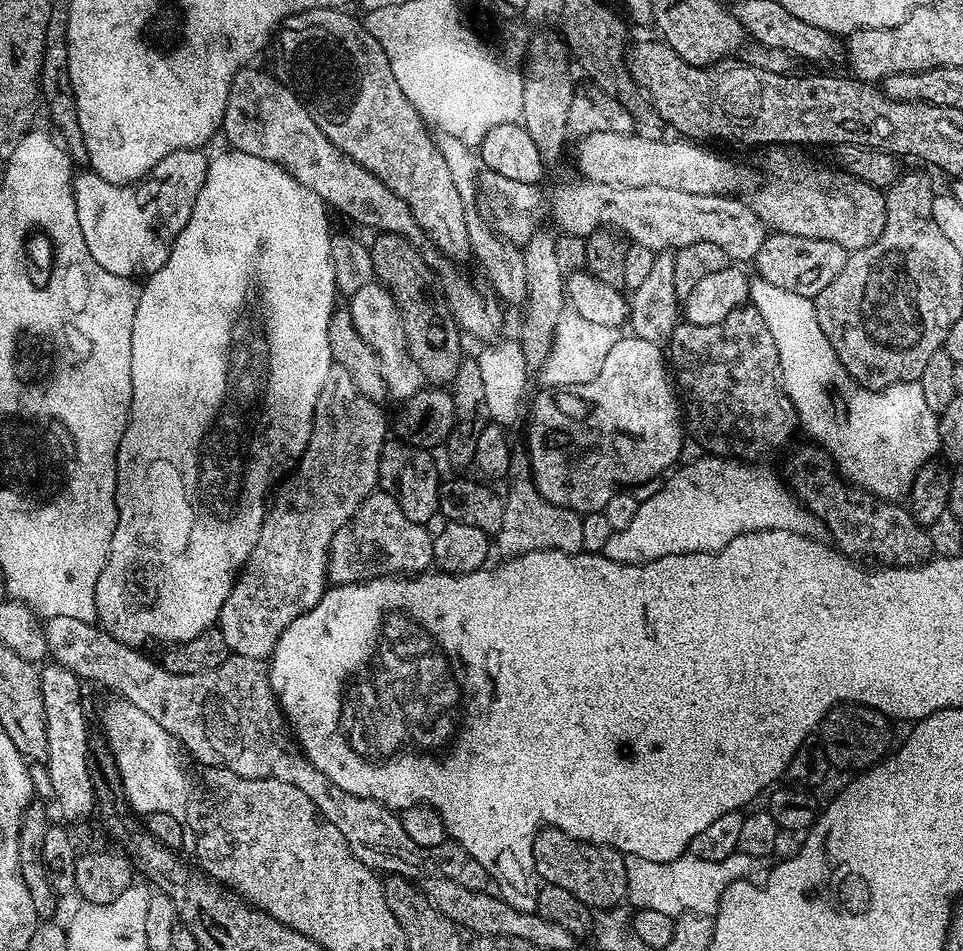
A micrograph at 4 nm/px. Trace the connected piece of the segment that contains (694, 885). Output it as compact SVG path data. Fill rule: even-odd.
M691 854L679 856L669 864L650 862L637 856L629 856L623 862L622 875L626 881L627 899L632 899L637 909L658 911L673 918L684 912L702 915L715 913L720 901L724 899L724 892L731 885L745 880L764 884L774 871L767 857L743 854L731 856L722 862L706 862Z

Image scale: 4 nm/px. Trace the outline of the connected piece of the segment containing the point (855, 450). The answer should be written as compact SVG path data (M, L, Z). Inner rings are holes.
M756 278L750 284L750 304L760 311L778 346L782 387L794 406L799 427L812 428L813 434L825 448L823 451L838 465L839 475L845 481L882 500L903 501L909 495L916 473L931 461L928 459L935 452L937 455L941 451L940 422L937 413L926 406L920 383L892 384L883 390L873 390L855 383L836 357L836 351L832 349L832 343L826 338L826 334L822 334L815 303L809 297L790 294L790 290L782 290L770 282ZM832 388L841 388L841 400L836 400Z

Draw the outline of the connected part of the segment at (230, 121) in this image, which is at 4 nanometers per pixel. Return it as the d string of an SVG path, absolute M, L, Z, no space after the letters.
M245 66L232 79L232 89L228 95L228 105L222 125L222 136L232 143L229 145L235 151L254 154L254 158L266 158L266 162L281 164L295 180L302 182L302 186L306 186L314 194L318 194L327 205L356 216L360 224L369 224L370 227L380 232L397 232L400 236L409 238L419 237L420 227L414 214L406 206L406 202L402 202L398 194L391 192L379 178L367 172L361 164L354 162L354 158L340 152L338 146L334 146L334 142L330 142L330 138L322 134L318 122L310 118L306 106L293 94L283 79L276 77L275 80L270 73L263 72L262 69L256 67Z

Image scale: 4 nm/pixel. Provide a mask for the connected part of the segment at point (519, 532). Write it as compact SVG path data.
M527 475L520 476L508 492L508 500L506 496L503 501L500 530L494 544L500 547L504 558L517 558L531 552L580 554L585 551L584 520L581 513L547 500Z

